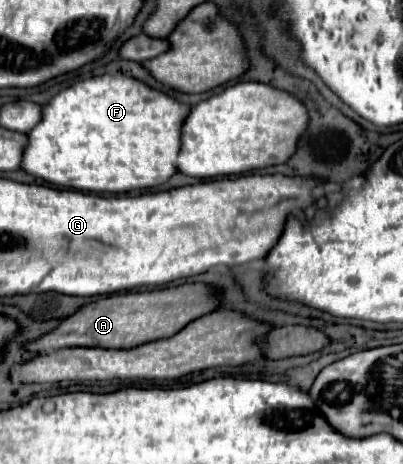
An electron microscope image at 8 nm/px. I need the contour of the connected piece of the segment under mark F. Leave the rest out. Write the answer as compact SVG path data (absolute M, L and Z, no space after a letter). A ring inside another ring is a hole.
M104 74L80 80L74 86L58 92L46 106L42 106L42 120L26 134L28 144L22 152L20 168L26 174L42 178L50 184L82 192L124 194L164 184L176 172L174 160L180 142L178 126L182 124L188 110L190 106L148 88L130 76Z

